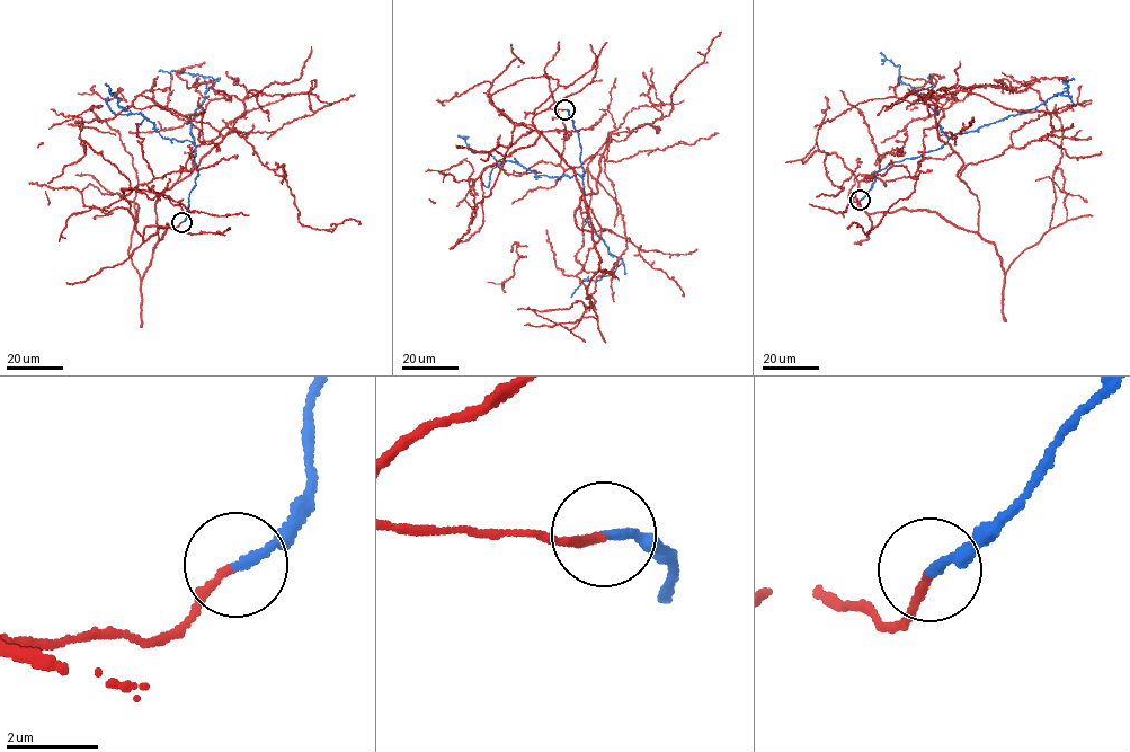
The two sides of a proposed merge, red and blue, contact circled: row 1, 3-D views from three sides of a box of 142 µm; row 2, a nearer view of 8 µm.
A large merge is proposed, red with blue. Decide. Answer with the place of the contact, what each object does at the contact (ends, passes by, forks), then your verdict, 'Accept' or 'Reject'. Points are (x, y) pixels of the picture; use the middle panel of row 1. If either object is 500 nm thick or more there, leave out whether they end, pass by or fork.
Place: (564, 109). At the ring red ends. At the ring blue ends. Accept

